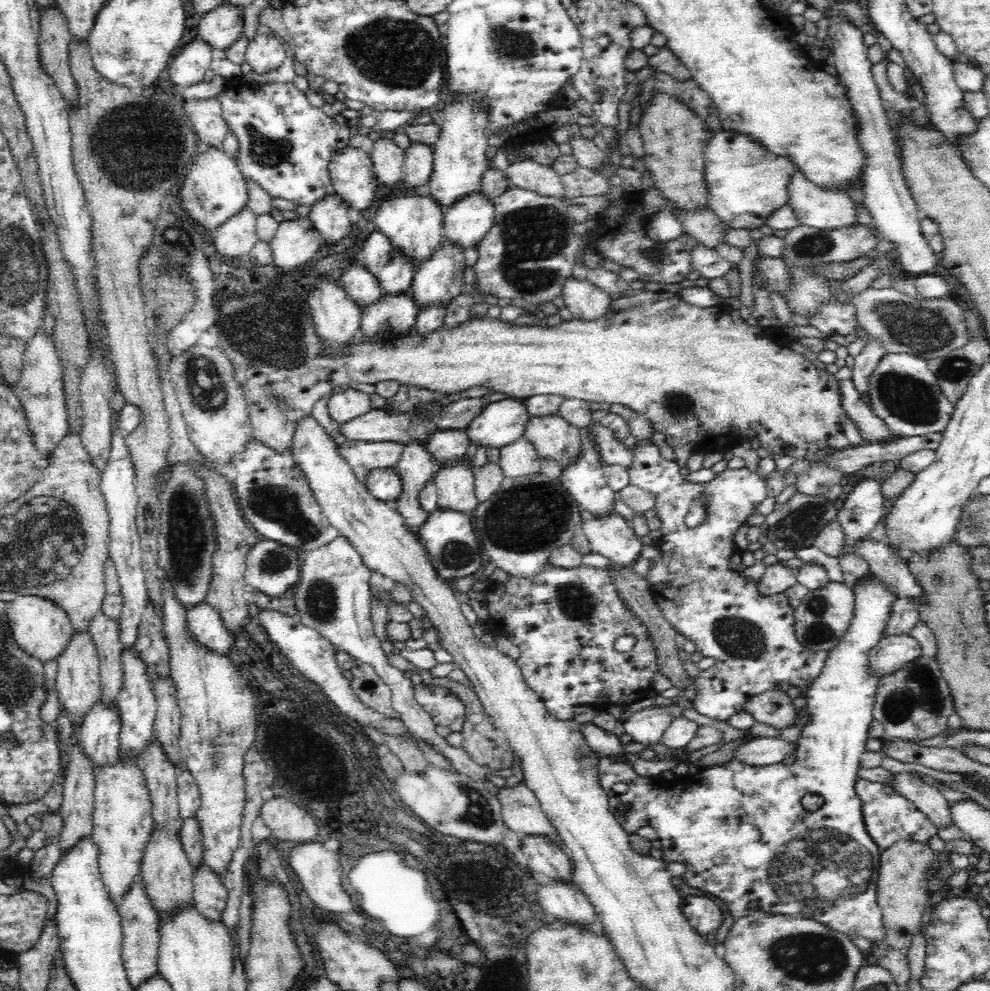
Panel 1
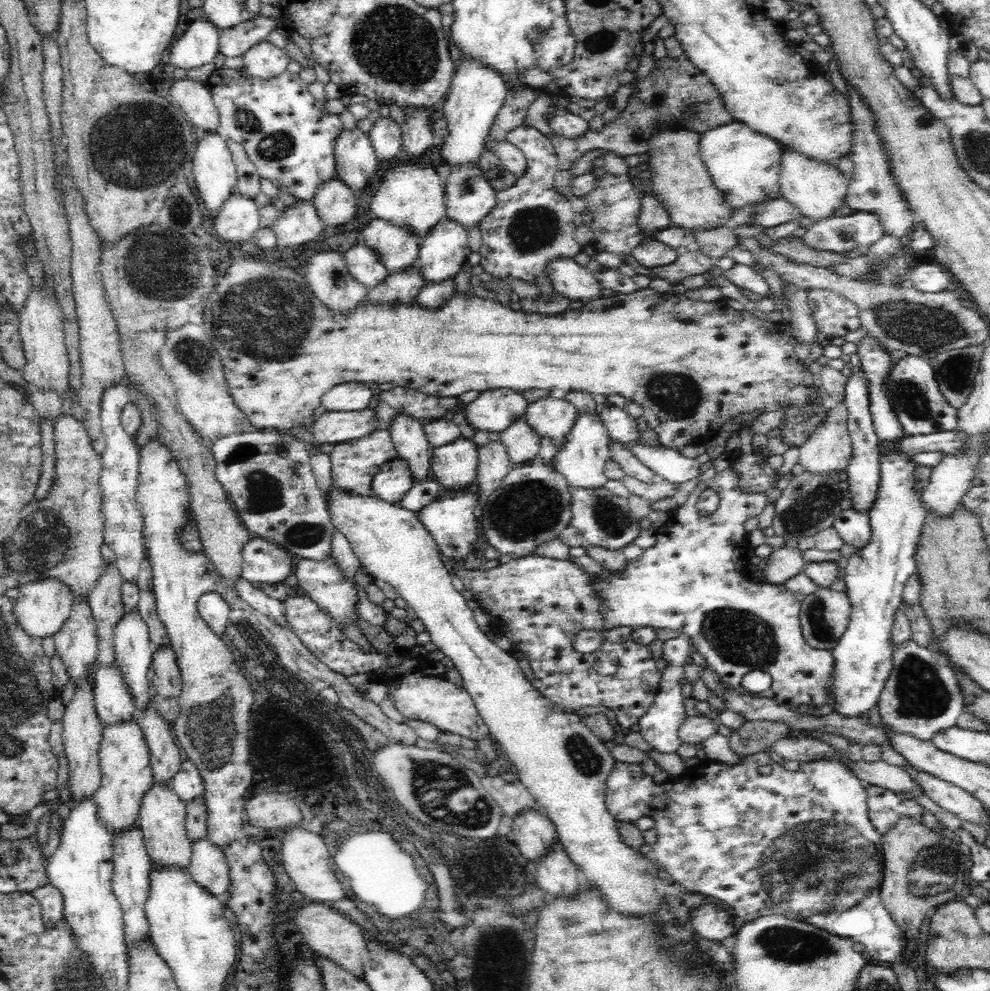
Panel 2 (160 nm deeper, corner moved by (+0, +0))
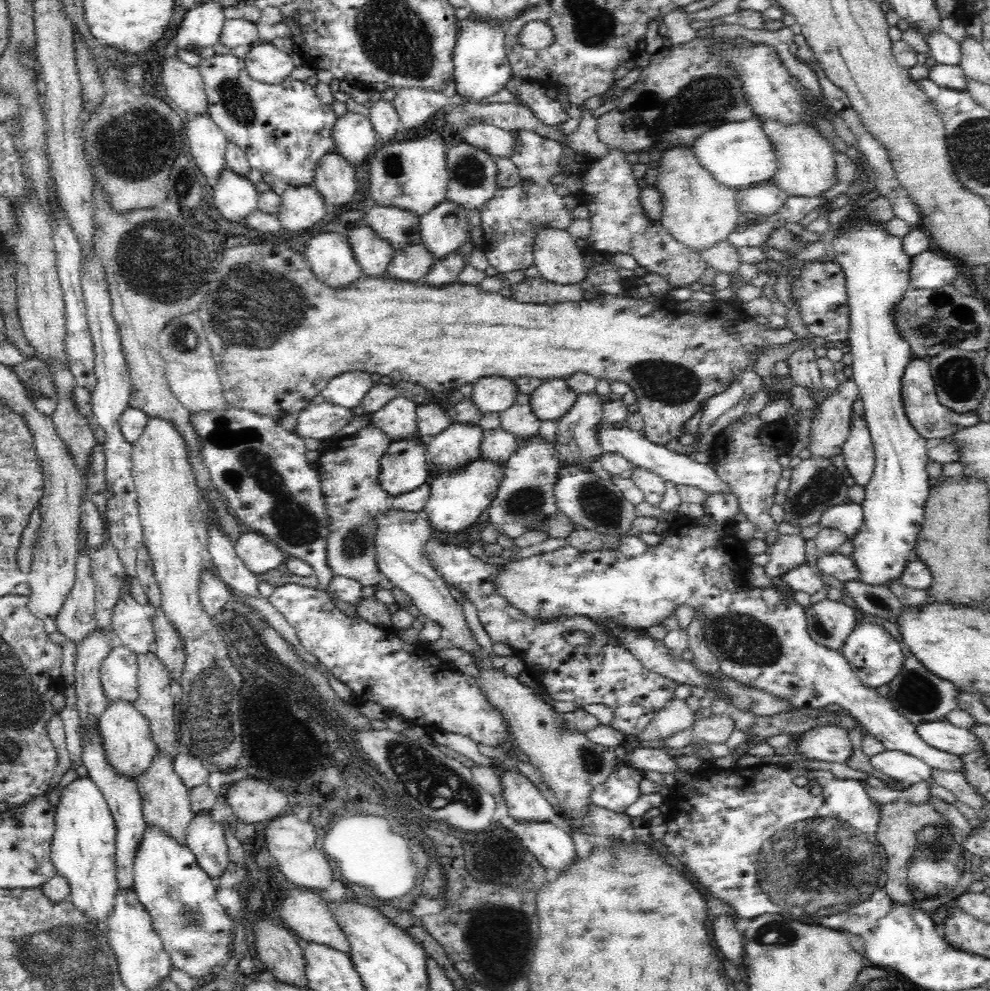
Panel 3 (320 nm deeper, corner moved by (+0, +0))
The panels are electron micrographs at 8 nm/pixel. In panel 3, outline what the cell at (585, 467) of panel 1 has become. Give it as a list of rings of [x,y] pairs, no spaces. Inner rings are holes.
[[[596,391],[582,393],[577,396],[577,401],[572,404],[568,412],[558,420],[554,457],[561,462],[561,466],[576,466],[580,469],[590,469],[591,462],[604,454],[599,443],[599,427],[603,415],[603,401]]]

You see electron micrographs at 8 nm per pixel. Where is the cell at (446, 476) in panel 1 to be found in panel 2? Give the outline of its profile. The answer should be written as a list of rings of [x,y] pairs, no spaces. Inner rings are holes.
[[[460,437],[433,447],[431,468],[441,488],[458,490],[475,484],[479,464],[478,445],[474,439]]]

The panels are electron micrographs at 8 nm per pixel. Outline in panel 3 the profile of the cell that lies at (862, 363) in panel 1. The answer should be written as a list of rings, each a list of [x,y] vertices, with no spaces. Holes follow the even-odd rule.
[[[861,398],[854,401],[851,427],[841,453],[849,476],[855,479],[856,484],[865,487],[873,475],[875,450]]]

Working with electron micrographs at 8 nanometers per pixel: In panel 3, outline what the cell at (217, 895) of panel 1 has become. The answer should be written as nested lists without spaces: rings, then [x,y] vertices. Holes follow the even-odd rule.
[[[202,811],[193,815],[187,830],[187,846],[196,856],[200,868],[216,883],[221,881],[230,862],[226,828],[227,823],[216,822],[210,813]]]

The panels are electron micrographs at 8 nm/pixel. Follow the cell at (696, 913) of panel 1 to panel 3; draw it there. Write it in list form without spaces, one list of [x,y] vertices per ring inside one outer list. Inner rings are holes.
[[[718,916],[713,920],[712,934],[718,950],[728,958],[728,962],[736,966],[744,966],[744,935],[738,932],[736,920],[730,916]]]

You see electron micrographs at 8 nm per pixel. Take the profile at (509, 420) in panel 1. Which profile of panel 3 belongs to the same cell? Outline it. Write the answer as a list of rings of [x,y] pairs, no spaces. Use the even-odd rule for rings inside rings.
[[[502,377],[482,378],[473,384],[472,403],[482,414],[503,413],[515,403],[518,387],[512,380]]]

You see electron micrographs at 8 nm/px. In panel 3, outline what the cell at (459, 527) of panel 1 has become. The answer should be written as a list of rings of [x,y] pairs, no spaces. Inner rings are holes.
[[[480,456],[467,465],[444,473],[430,482],[431,495],[424,506],[429,524],[444,534],[460,534],[478,521],[478,516],[487,511],[496,496],[500,480],[504,476],[502,465],[486,461]]]

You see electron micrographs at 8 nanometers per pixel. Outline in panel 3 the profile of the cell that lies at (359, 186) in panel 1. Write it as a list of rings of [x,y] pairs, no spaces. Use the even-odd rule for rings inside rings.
[[[347,111],[336,119],[332,136],[336,150],[352,168],[370,159],[379,147],[376,131],[369,115]]]

